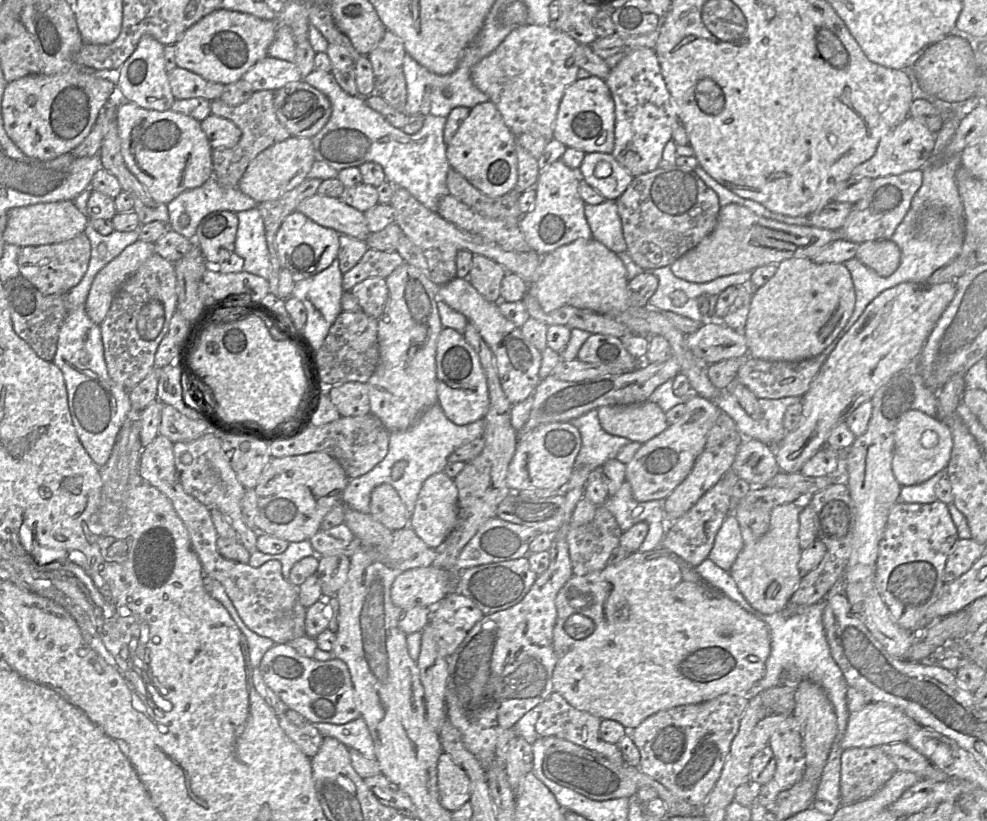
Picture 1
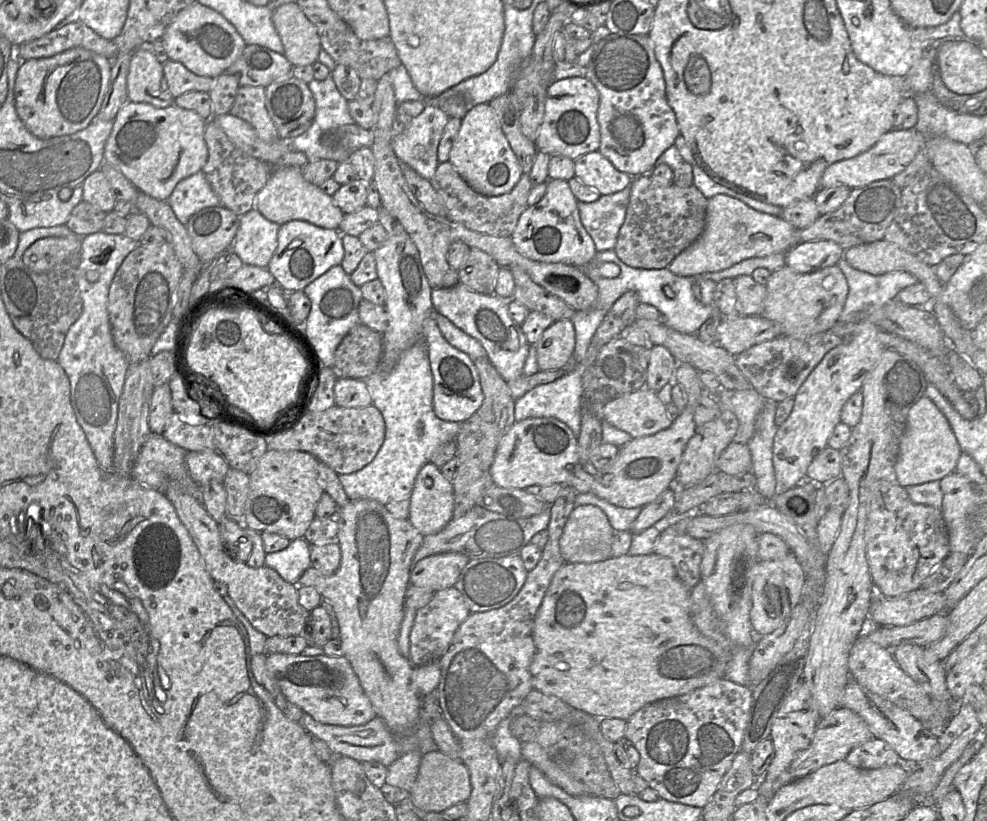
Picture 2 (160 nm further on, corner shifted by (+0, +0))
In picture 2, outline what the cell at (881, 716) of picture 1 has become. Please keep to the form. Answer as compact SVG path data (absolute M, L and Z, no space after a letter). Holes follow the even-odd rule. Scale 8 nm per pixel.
M839 706L817 723L810 745L803 750L774 782L759 781L757 789L762 802L767 802L780 788L786 784L805 777L819 768L844 760L848 753L859 745L874 738L869 726L858 714L852 710Z

